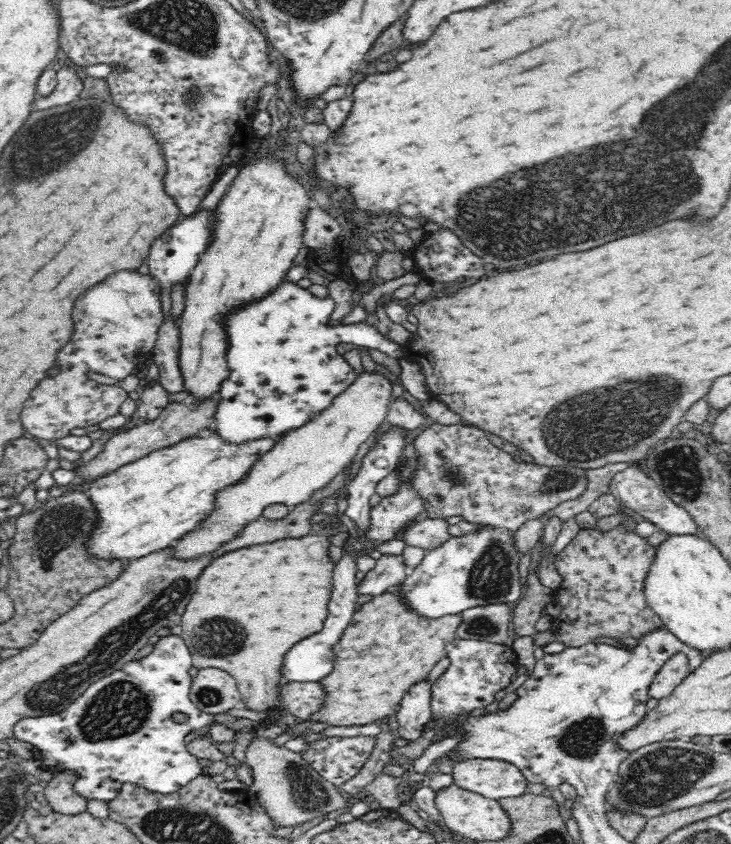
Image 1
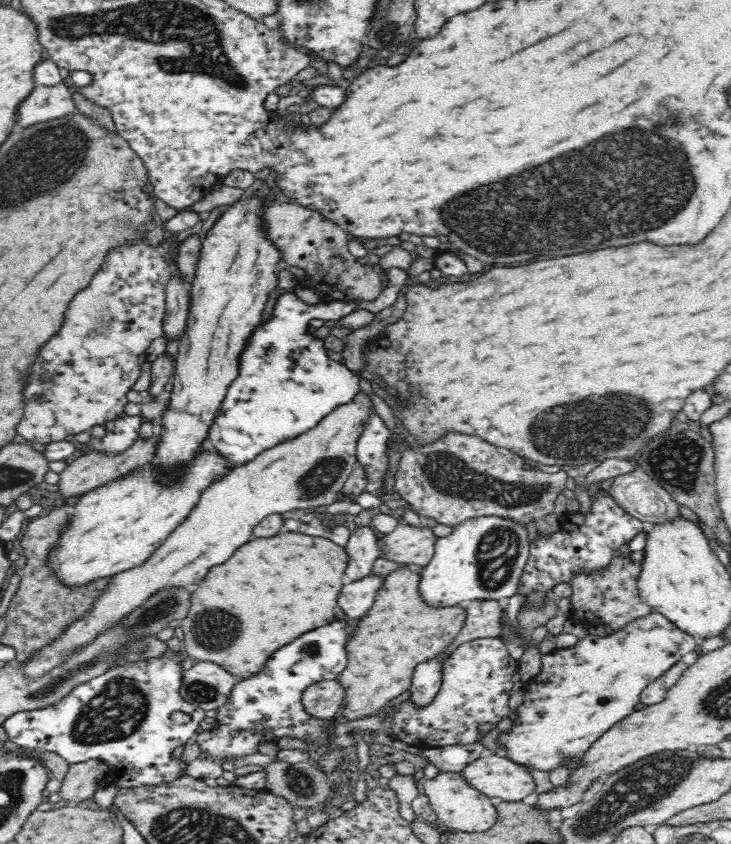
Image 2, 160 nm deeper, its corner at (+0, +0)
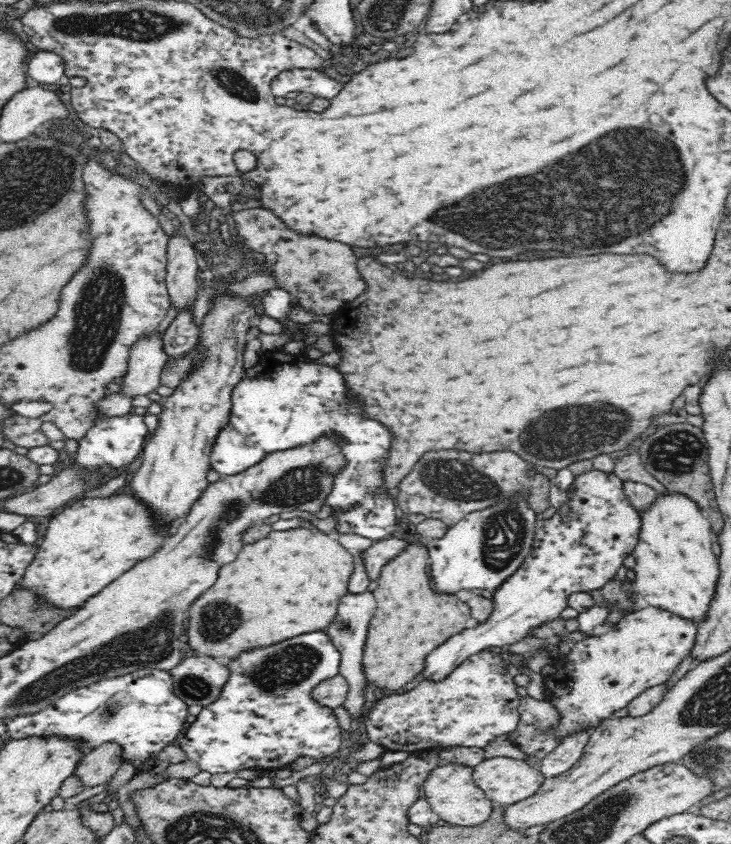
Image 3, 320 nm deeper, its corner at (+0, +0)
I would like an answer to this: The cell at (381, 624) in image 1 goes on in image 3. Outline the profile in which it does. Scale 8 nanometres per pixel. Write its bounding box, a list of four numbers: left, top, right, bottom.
[362,533,471,693]

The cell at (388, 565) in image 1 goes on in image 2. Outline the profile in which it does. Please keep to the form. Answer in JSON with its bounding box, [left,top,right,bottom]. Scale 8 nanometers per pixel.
[338,573,383,638]

